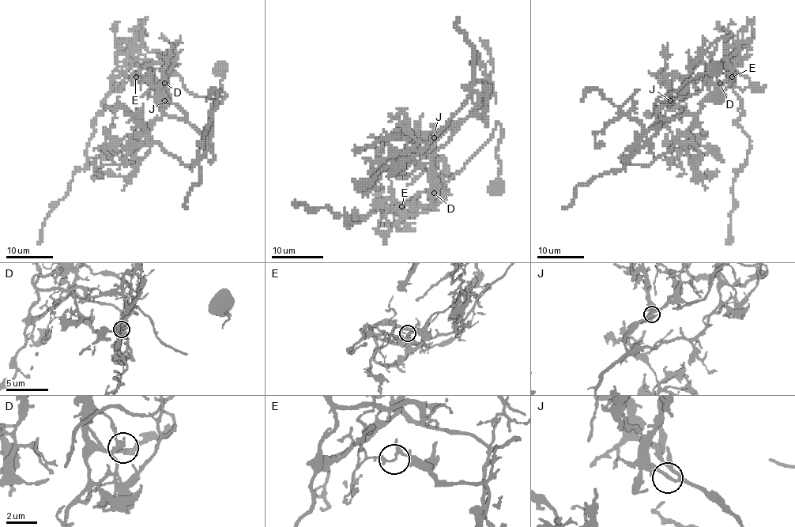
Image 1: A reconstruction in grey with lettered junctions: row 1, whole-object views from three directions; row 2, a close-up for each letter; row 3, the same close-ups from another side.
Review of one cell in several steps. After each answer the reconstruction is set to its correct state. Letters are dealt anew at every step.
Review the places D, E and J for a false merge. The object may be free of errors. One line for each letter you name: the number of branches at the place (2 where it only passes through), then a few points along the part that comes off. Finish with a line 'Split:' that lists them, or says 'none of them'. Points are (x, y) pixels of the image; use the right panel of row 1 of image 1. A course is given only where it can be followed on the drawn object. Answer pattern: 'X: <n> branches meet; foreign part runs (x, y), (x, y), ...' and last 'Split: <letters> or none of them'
E: 3 branches meet; foreign part runs (731, 77), (738, 62), (726, 73), (713, 71), (698, 92), (657, 100), (701, 76), (711, 63), (720, 62)
Split: E

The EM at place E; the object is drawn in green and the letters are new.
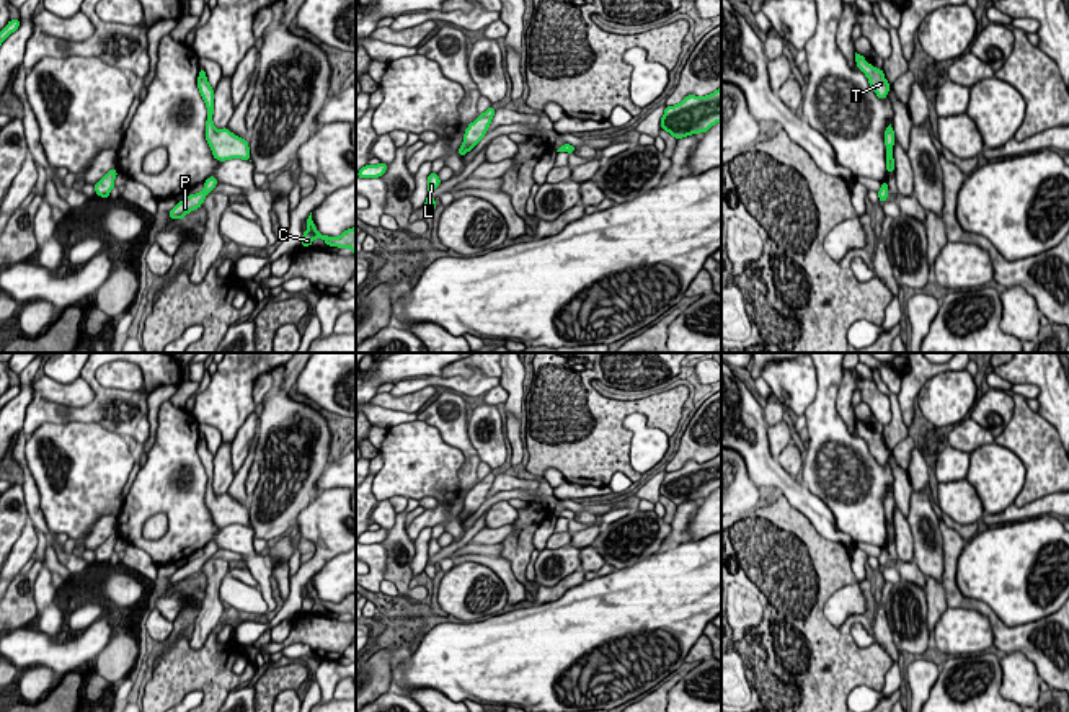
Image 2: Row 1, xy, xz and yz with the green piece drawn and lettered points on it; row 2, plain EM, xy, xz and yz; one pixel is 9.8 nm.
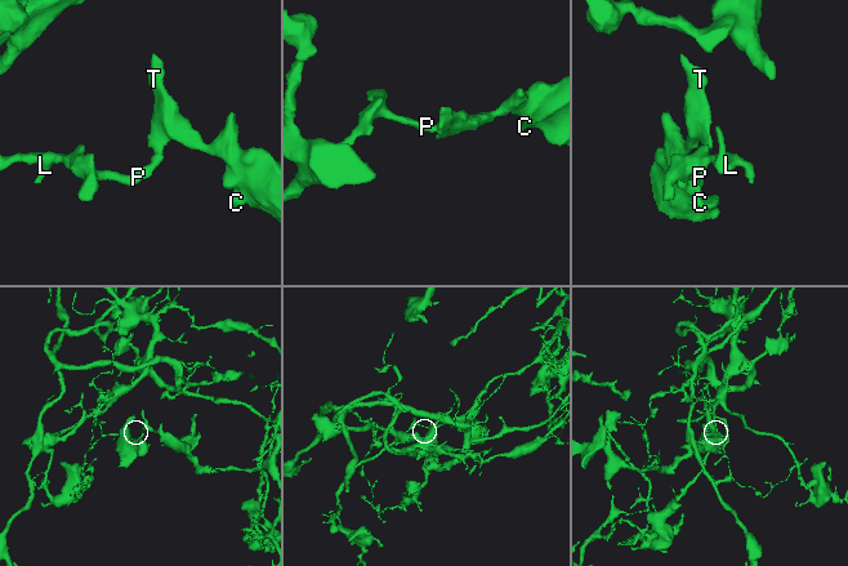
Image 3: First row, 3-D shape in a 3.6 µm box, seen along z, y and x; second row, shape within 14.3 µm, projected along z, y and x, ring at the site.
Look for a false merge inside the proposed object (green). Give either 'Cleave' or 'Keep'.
Cleave

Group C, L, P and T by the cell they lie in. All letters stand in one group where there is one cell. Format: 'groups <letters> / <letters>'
groups C T / L P

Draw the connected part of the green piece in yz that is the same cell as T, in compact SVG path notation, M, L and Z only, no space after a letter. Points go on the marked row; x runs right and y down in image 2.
M855 52L857 67L867 75L870 88L880 100L885 100L891 85L886 82L881 69L870 65L863 56Z

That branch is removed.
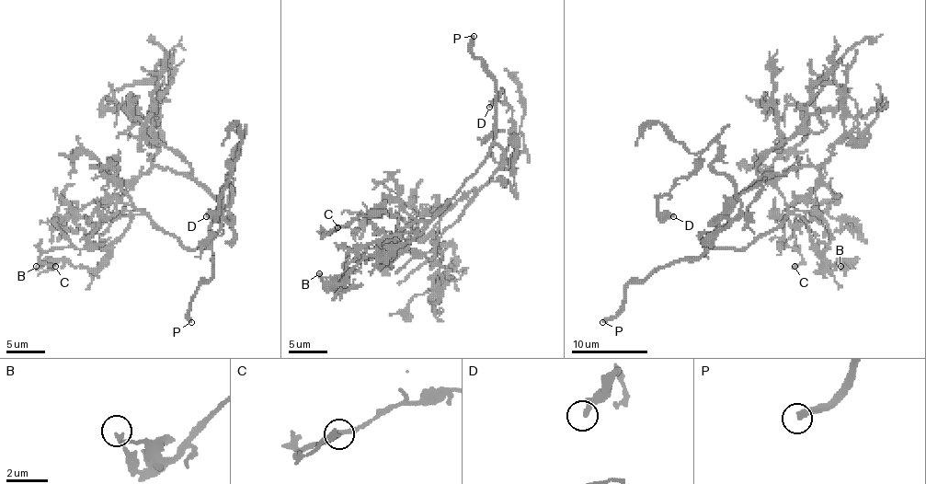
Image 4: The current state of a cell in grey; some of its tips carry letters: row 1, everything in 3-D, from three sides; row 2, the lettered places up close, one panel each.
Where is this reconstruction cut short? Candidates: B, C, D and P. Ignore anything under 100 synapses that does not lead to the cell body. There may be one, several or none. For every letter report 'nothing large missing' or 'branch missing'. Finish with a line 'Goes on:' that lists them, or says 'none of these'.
B: nothing large missing
C: nothing large missing
D: nothing large missing
P: branch missing
Goes on: P

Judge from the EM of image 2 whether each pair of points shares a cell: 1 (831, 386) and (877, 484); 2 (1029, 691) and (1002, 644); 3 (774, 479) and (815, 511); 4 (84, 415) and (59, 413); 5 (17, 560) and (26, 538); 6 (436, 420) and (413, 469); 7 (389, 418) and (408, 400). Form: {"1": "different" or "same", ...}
{"1": "same", "2": "different", "3": "same", "4": "same", "5": "same", "6": "different", "7": "different"}

